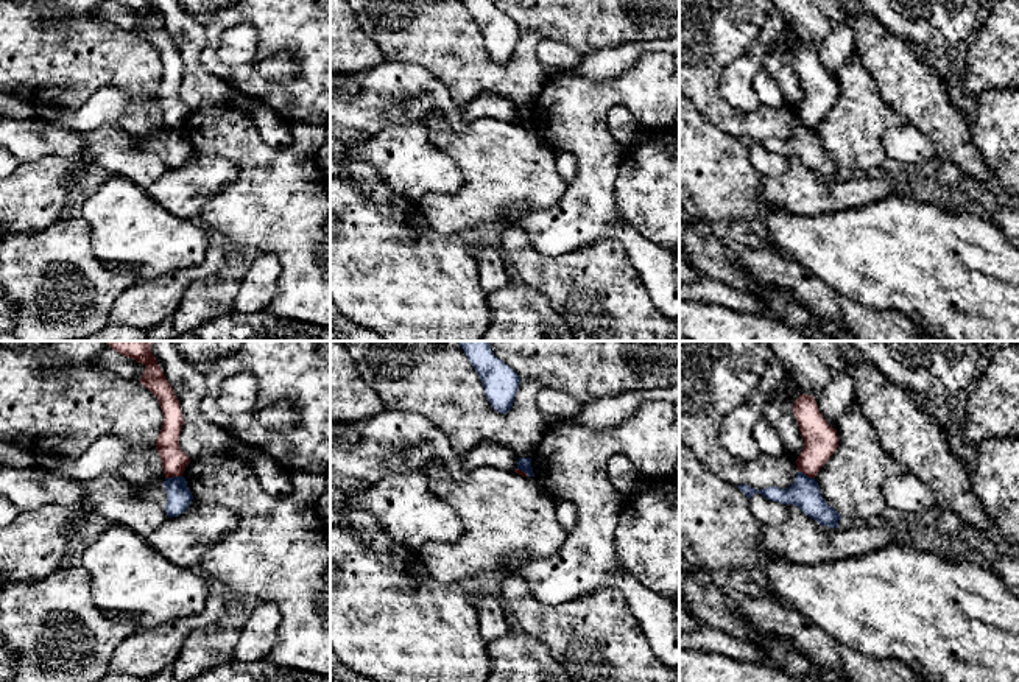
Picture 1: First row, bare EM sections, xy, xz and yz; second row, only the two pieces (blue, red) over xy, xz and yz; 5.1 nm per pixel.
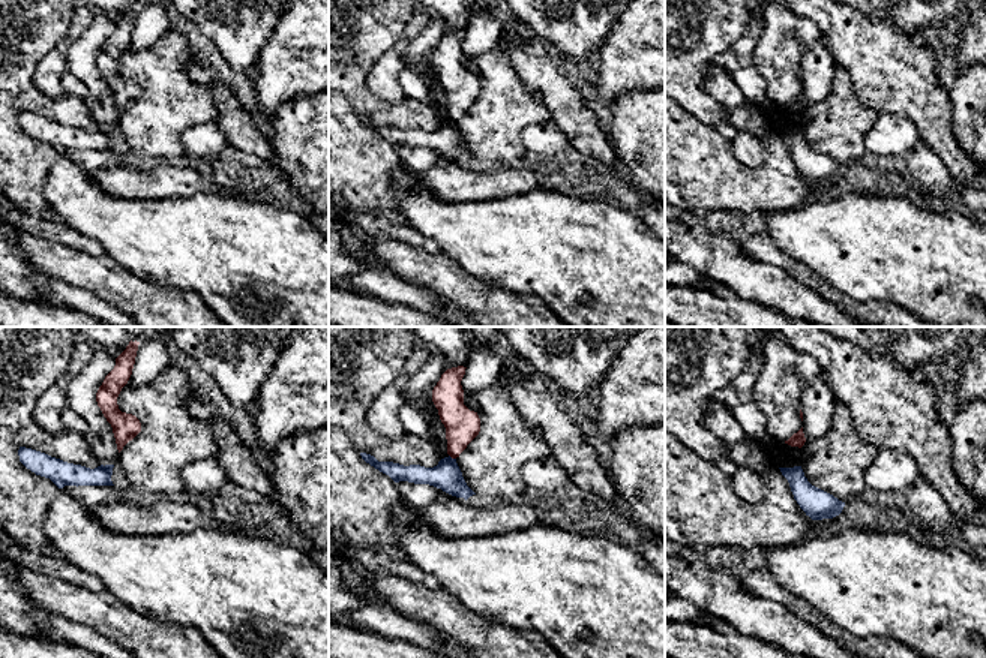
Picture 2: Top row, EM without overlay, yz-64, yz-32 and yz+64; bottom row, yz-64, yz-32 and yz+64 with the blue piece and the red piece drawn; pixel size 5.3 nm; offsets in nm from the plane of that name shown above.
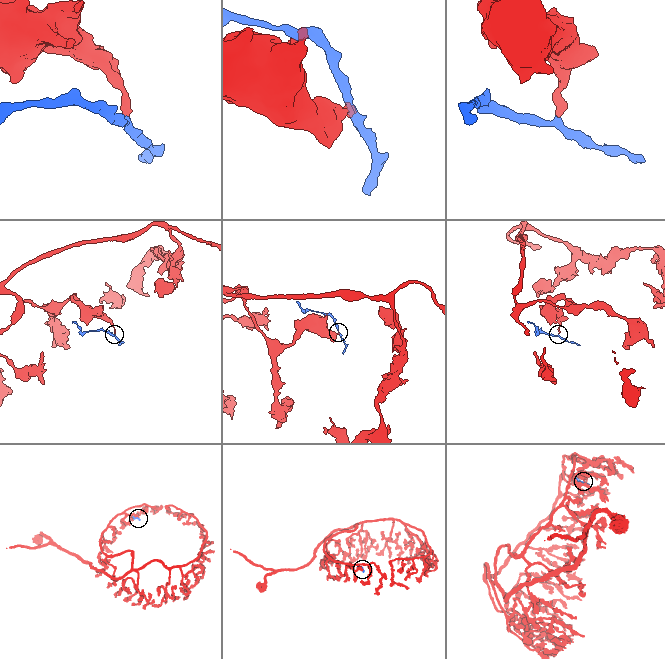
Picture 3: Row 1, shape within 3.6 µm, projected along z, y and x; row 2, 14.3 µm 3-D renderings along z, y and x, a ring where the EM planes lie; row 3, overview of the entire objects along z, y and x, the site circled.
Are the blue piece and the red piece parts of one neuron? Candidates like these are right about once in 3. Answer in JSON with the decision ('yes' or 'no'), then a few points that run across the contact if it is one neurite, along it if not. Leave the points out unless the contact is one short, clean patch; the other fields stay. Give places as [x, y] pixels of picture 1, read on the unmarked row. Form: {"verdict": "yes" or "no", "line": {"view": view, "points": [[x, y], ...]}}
{"verdict": "no", "line": {"view": "xy", "points": [[181, 126], [165, 130]]}}

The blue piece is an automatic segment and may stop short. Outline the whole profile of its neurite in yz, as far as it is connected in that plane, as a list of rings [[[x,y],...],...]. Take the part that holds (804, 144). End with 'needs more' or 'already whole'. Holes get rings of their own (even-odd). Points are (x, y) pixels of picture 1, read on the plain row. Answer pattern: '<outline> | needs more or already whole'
[[[802,123],[796,125],[795,134],[787,140],[771,137],[757,142],[748,135],[740,135],[737,139],[748,149],[759,143],[771,153],[777,153],[787,157],[798,157],[806,167],[816,171],[823,178],[840,179],[838,171],[841,167],[826,154],[815,129],[810,129]]] | already whole

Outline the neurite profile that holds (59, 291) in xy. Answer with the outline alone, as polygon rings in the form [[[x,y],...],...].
[[[81,216],[59,218],[34,234],[9,234],[0,243],[0,285],[14,308],[14,341],[78,341],[89,338],[109,324],[114,302],[139,280],[137,271],[122,266],[108,268],[90,246],[90,226]]]

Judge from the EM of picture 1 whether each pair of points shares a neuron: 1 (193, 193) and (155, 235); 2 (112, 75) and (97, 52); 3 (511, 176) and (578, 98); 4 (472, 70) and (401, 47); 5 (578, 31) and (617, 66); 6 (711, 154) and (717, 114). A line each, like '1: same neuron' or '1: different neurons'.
1: different neurons
2: same neuron
3: different neurons
4: same neuron
5: different neurons
6: different neurons

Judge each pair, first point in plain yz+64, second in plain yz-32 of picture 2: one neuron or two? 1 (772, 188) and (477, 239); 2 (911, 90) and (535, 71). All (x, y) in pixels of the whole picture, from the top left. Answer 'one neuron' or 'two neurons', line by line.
1: two neurons
2: one neuron

